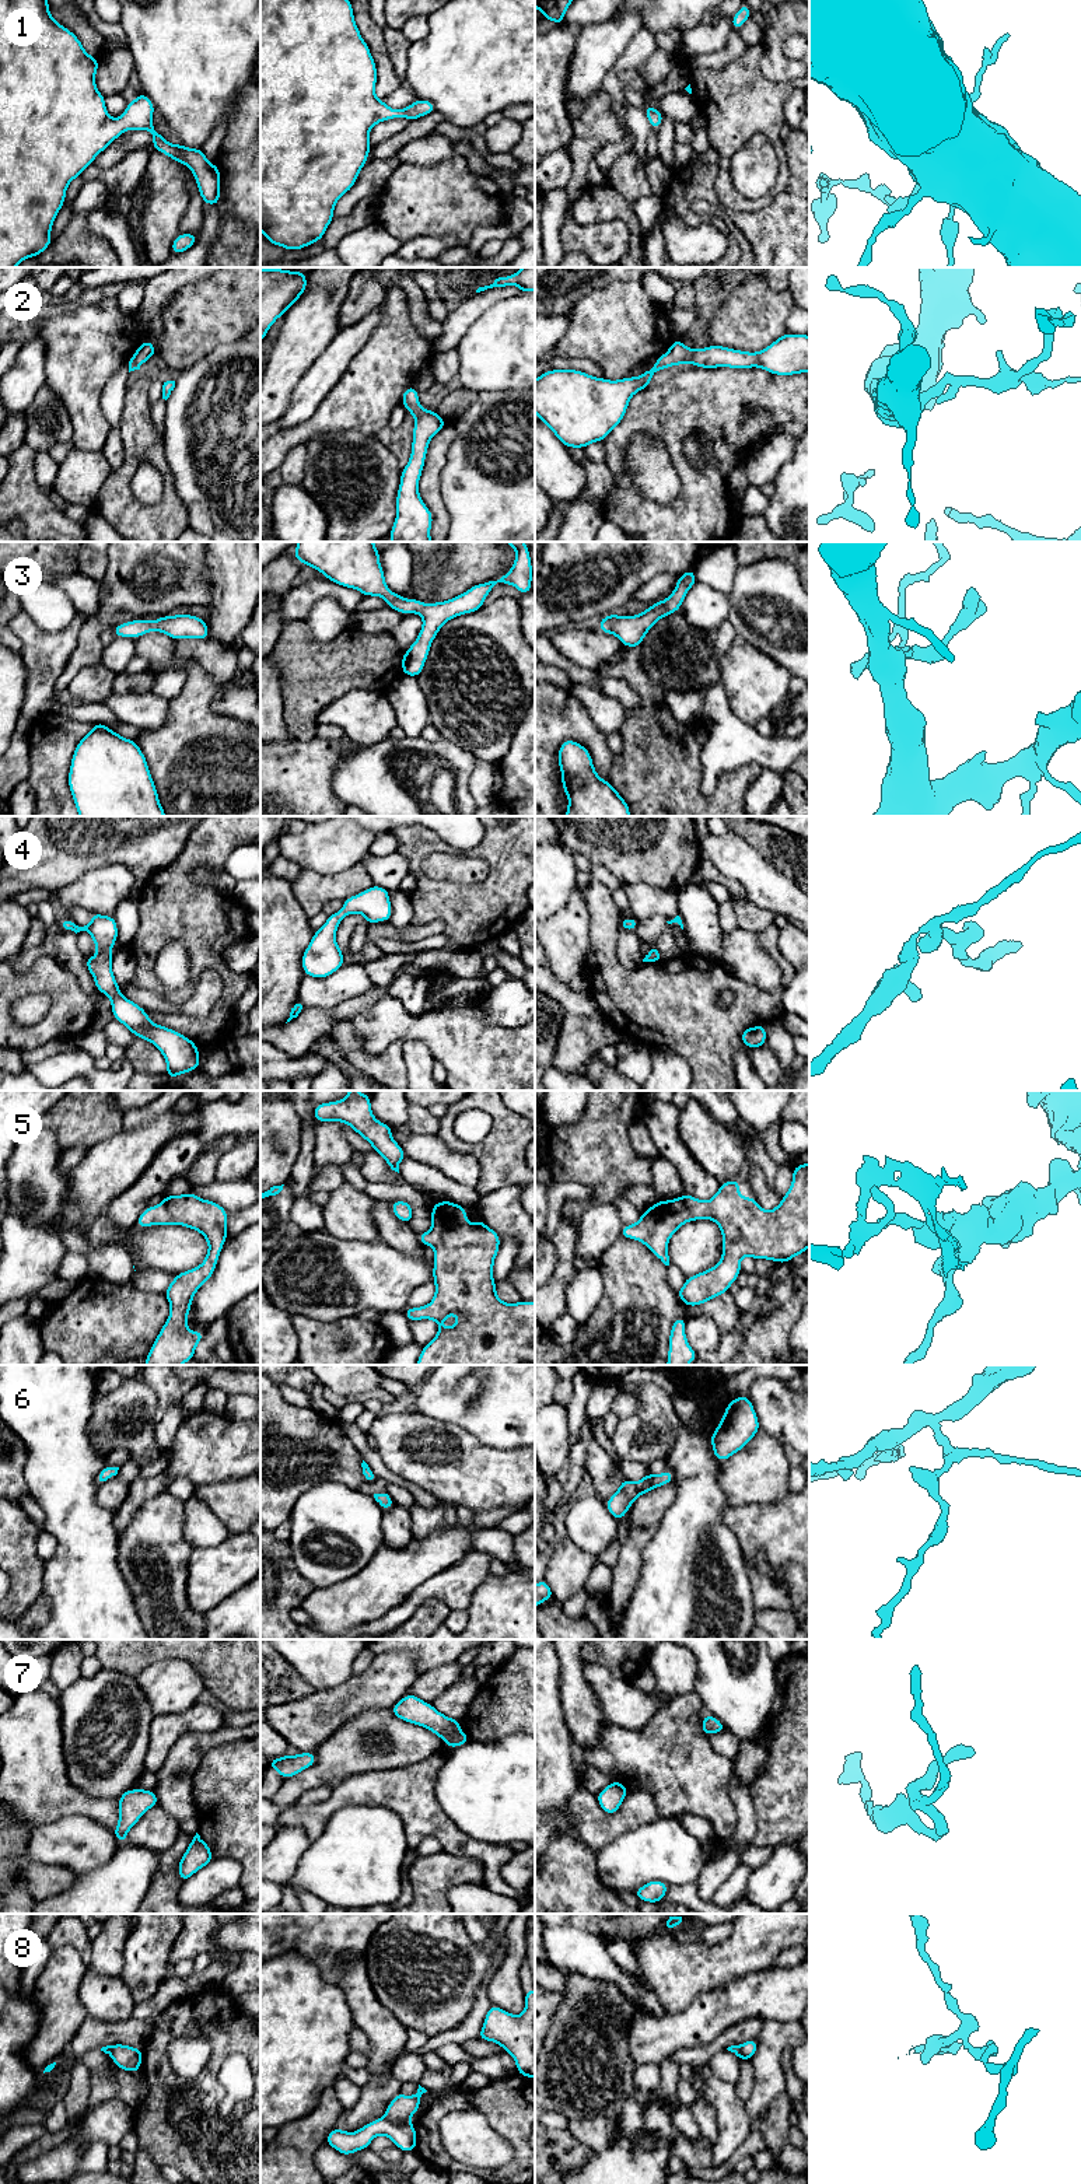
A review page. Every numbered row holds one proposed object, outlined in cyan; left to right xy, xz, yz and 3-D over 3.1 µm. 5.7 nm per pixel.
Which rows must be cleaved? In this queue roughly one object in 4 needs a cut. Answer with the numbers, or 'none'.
8

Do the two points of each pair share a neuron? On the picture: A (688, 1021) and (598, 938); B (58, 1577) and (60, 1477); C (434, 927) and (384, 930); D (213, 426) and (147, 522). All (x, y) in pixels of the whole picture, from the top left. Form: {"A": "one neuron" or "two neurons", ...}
{"A": "one neuron", "B": "one neuron", "C": "one neuron", "D": "two neurons"}

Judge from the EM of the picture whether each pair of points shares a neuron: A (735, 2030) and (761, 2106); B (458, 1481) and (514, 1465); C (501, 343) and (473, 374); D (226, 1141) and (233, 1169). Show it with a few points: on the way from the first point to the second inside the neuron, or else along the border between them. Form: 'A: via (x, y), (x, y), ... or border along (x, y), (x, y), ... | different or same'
A: border along (765, 2020), (761, 2033), (755, 2039) | different
B: via (472, 1477), (500, 1477) | same
C: via (497, 350), (480, 367) | same
D: border along (241, 1137), (221, 1154), (213, 1178) | different

